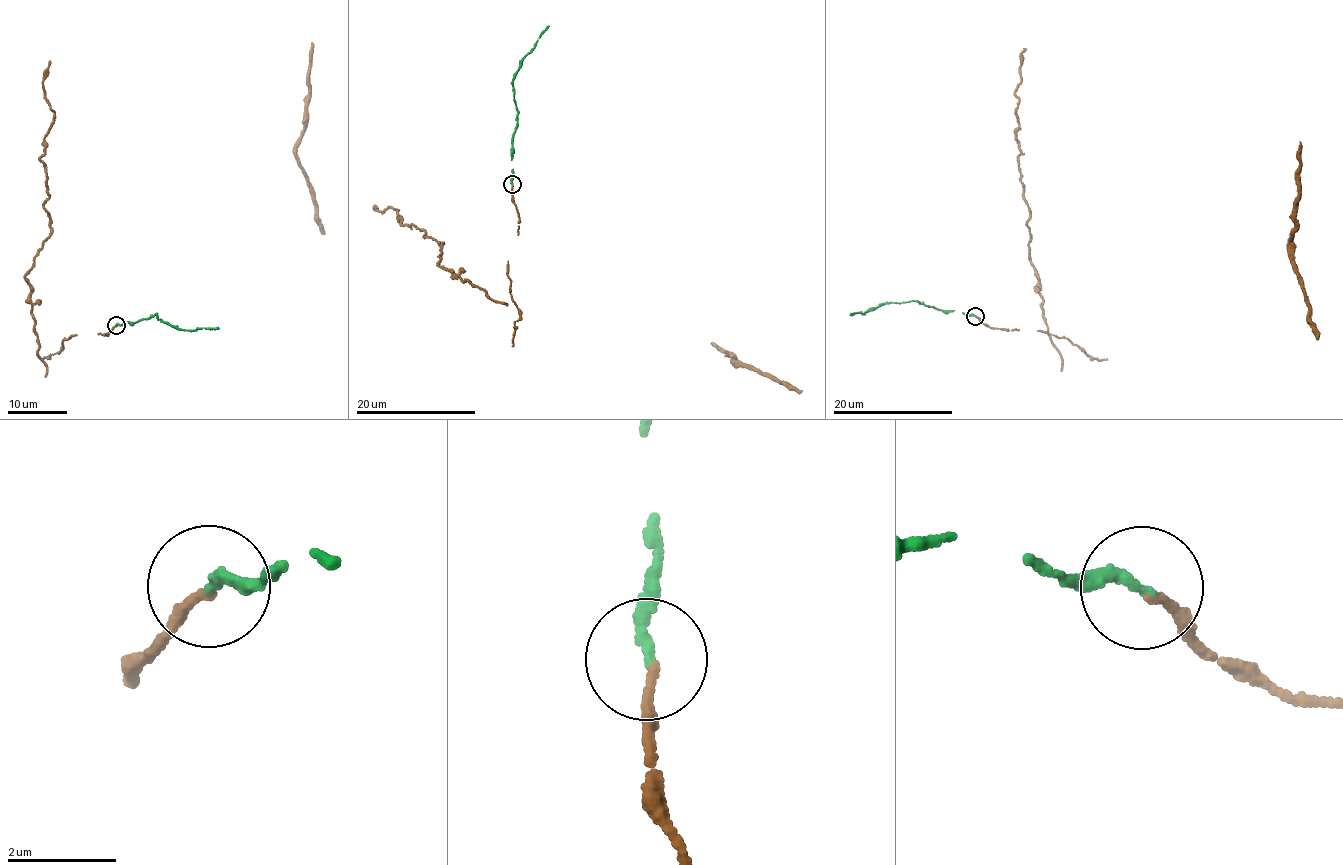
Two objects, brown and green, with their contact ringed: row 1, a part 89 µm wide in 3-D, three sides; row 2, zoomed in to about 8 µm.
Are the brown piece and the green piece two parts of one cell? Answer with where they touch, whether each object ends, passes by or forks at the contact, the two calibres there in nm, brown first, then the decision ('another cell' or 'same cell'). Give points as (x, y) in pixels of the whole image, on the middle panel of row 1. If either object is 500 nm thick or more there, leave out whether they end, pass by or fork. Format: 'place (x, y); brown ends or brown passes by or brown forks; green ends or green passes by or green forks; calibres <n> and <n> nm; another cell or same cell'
place (512, 184); brown ends; green ends; calibres 160 and 190 nm; same cell

